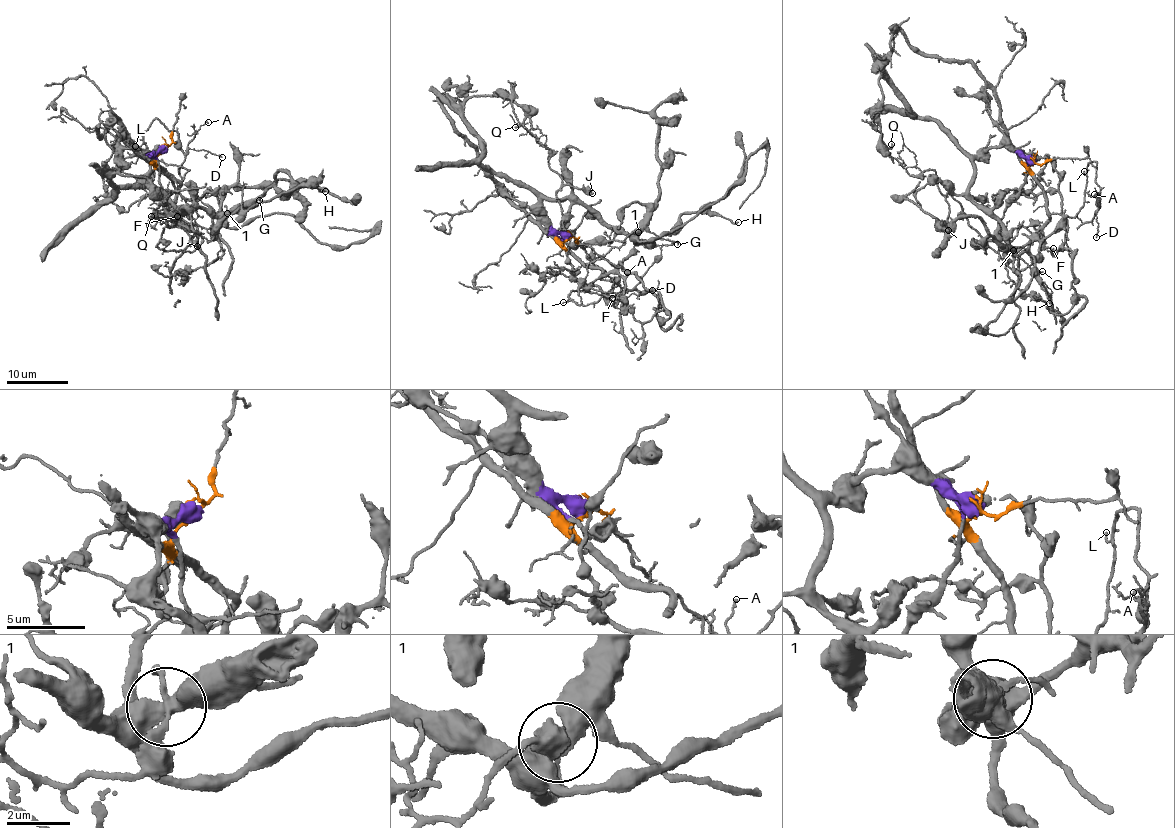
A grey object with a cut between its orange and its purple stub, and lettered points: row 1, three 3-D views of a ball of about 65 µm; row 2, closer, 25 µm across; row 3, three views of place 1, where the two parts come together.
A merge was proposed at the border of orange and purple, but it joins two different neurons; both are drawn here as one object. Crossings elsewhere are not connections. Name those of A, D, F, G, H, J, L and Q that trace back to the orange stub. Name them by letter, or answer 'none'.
A, D, F, J, L

